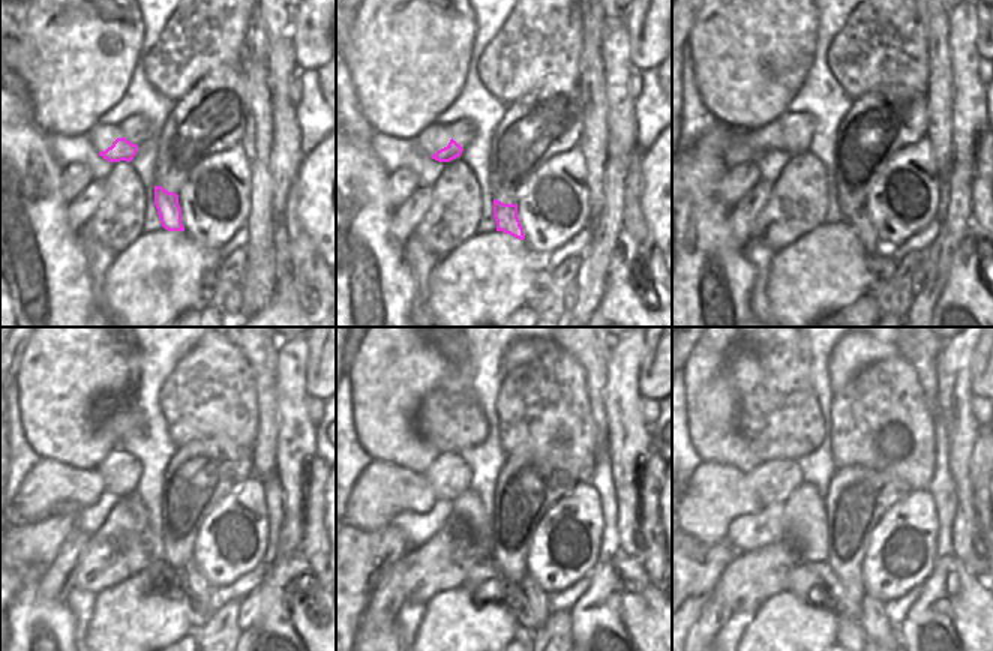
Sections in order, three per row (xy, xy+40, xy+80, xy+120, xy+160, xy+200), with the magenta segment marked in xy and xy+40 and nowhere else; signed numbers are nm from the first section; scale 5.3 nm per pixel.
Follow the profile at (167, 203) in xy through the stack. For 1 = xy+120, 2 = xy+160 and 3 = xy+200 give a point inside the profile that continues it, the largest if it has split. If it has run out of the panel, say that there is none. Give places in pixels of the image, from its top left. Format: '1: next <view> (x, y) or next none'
1: next xy+120 (200, 590)
2: next xy+160 (537, 599)
3: next xy+200 (876, 627)

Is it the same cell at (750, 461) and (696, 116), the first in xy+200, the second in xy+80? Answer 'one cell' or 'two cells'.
two cells

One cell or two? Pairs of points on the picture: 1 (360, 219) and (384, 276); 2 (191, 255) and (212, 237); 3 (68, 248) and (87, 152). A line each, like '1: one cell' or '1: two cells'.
1: one cell
2: two cells
3: two cells

